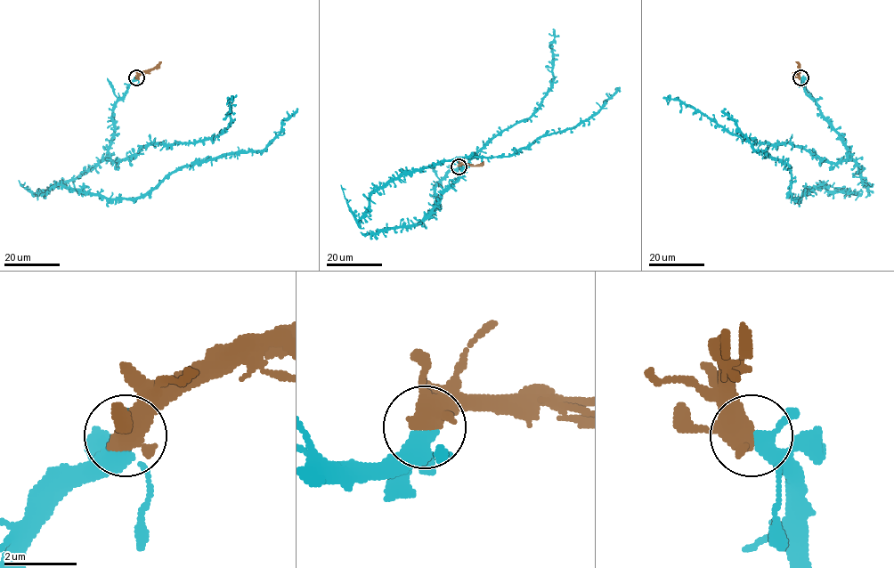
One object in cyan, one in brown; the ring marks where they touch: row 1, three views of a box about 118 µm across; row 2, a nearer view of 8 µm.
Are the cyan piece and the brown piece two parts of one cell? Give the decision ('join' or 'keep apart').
join

